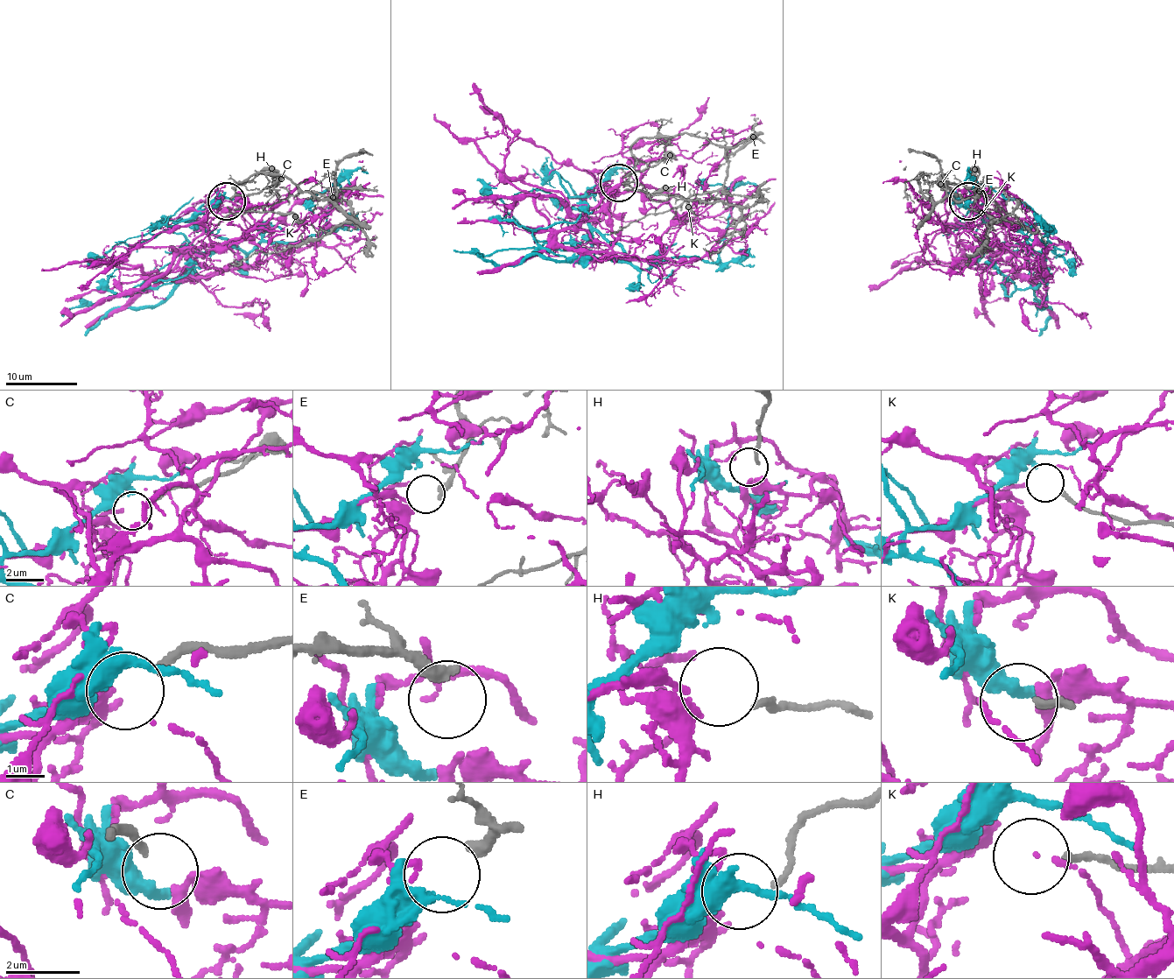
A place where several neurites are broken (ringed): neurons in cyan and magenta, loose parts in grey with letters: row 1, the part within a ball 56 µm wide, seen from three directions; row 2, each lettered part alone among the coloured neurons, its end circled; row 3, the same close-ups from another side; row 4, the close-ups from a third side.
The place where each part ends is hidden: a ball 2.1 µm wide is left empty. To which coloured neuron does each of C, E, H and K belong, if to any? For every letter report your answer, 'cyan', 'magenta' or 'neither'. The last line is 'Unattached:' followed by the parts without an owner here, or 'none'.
C: cyan
E: neither
H: magenta
K: neither
Unattached: E, K

